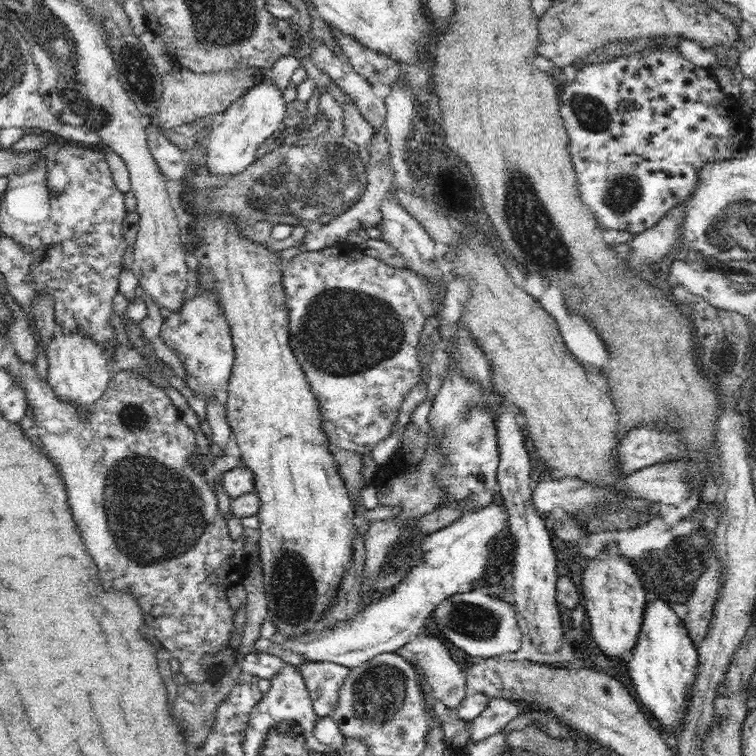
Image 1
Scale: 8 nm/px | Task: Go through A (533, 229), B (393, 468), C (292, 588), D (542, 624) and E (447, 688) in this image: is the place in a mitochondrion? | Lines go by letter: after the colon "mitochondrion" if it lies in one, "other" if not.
A: mitochondrion
B: other
C: mitochondrion
D: other
E: other

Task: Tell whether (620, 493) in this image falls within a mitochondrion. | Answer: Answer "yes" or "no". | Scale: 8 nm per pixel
no

